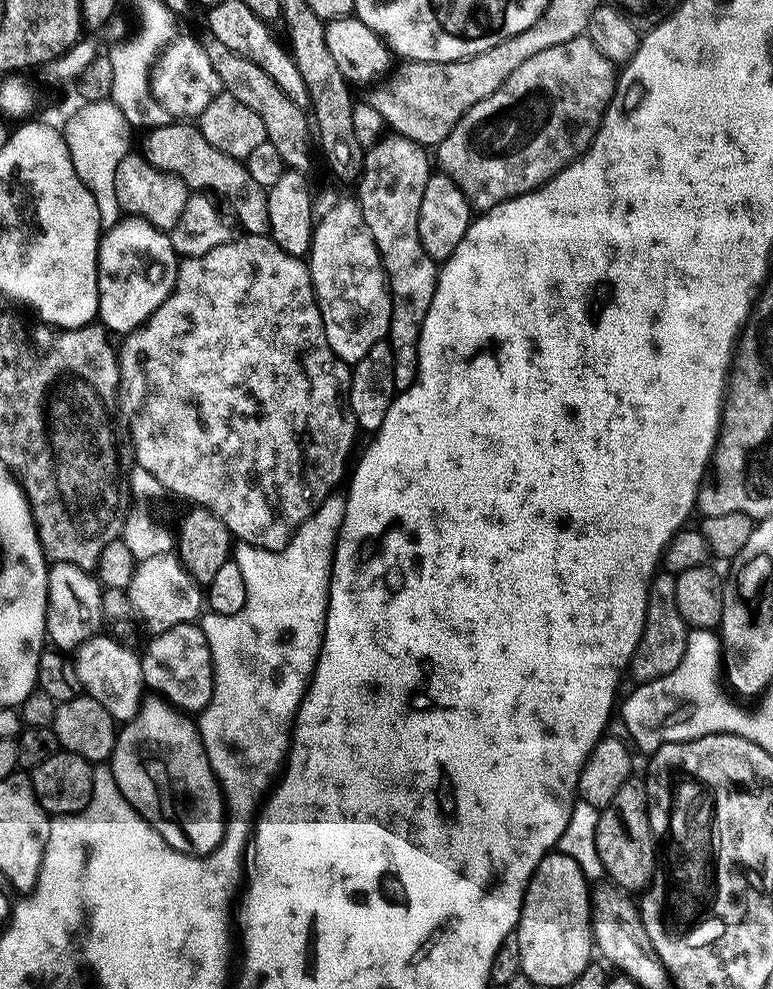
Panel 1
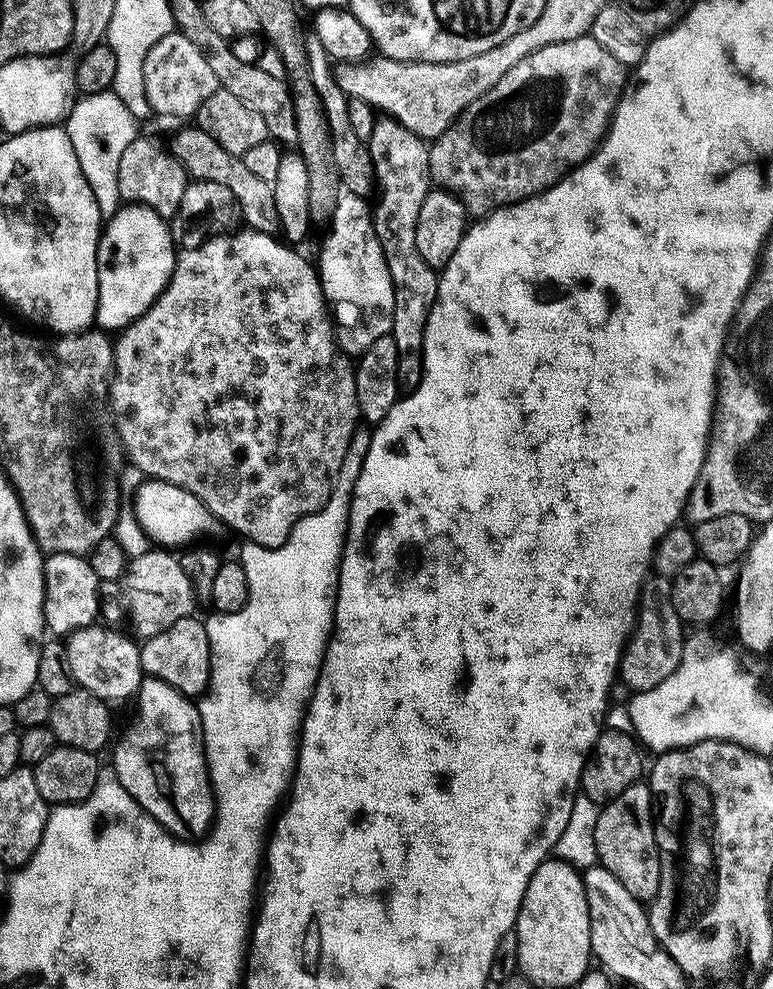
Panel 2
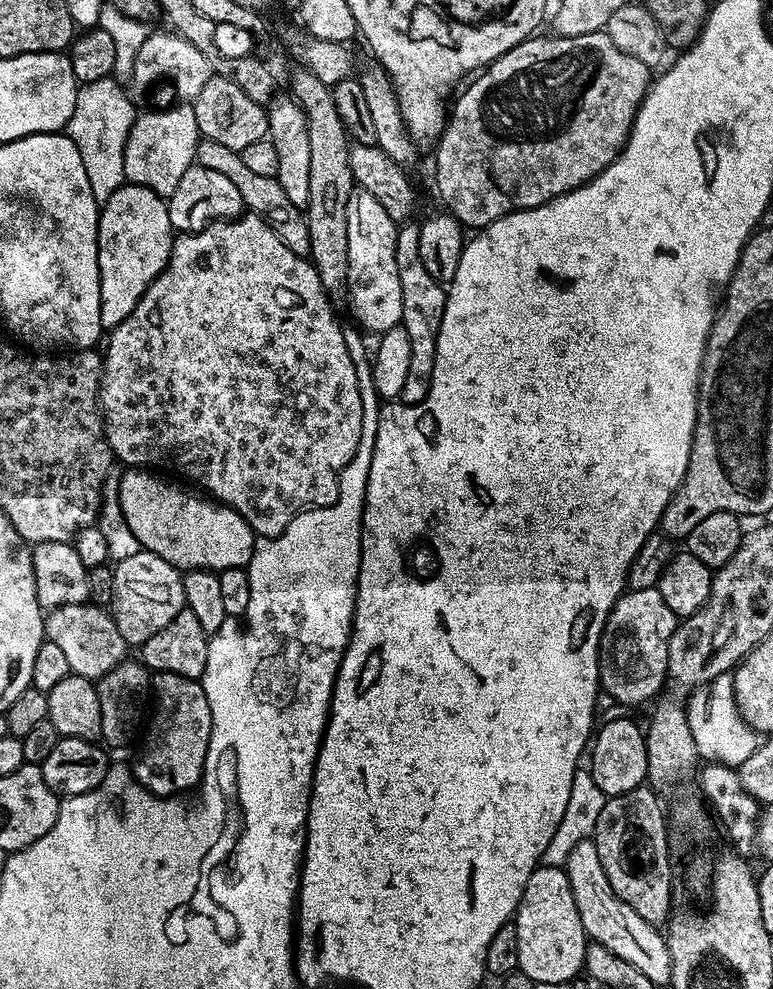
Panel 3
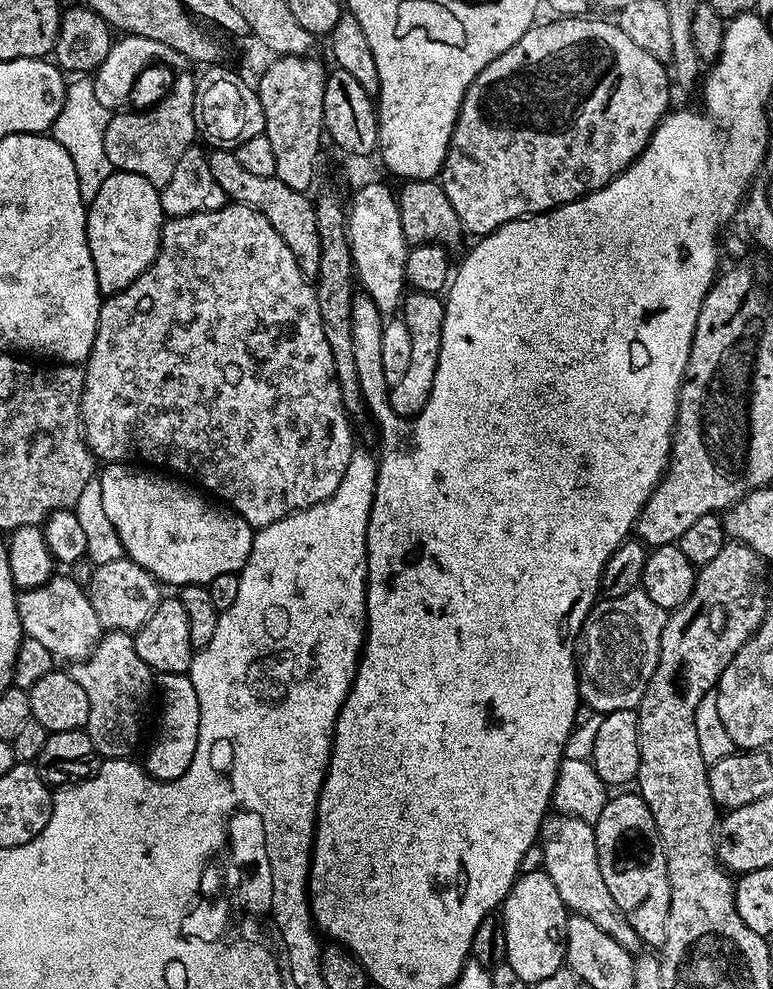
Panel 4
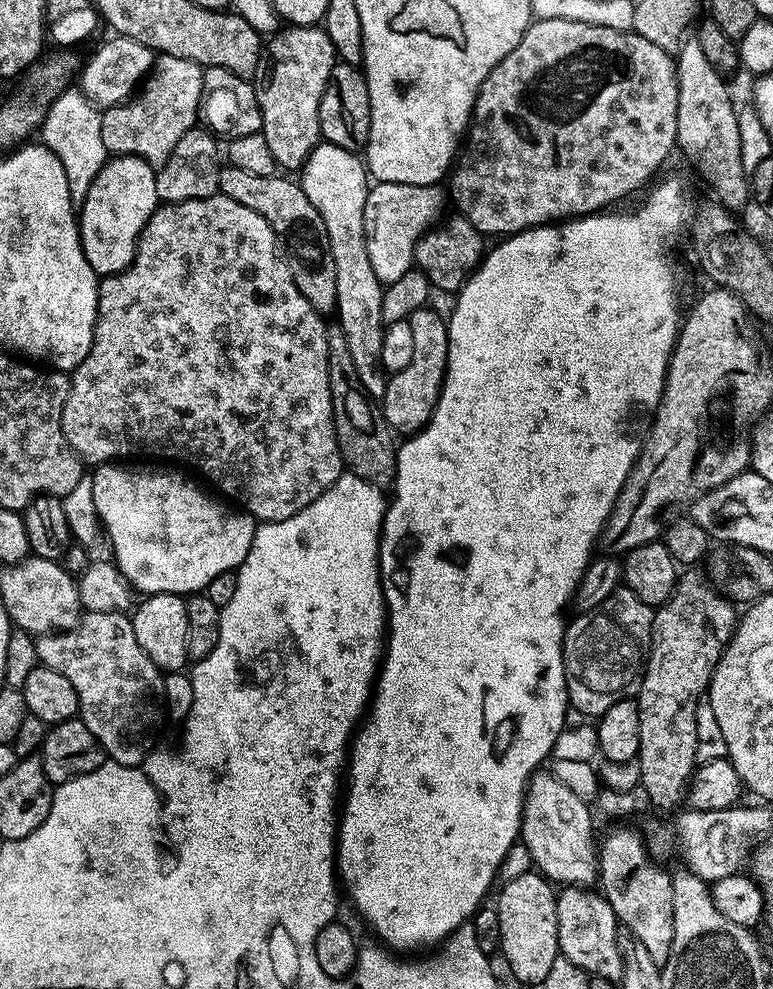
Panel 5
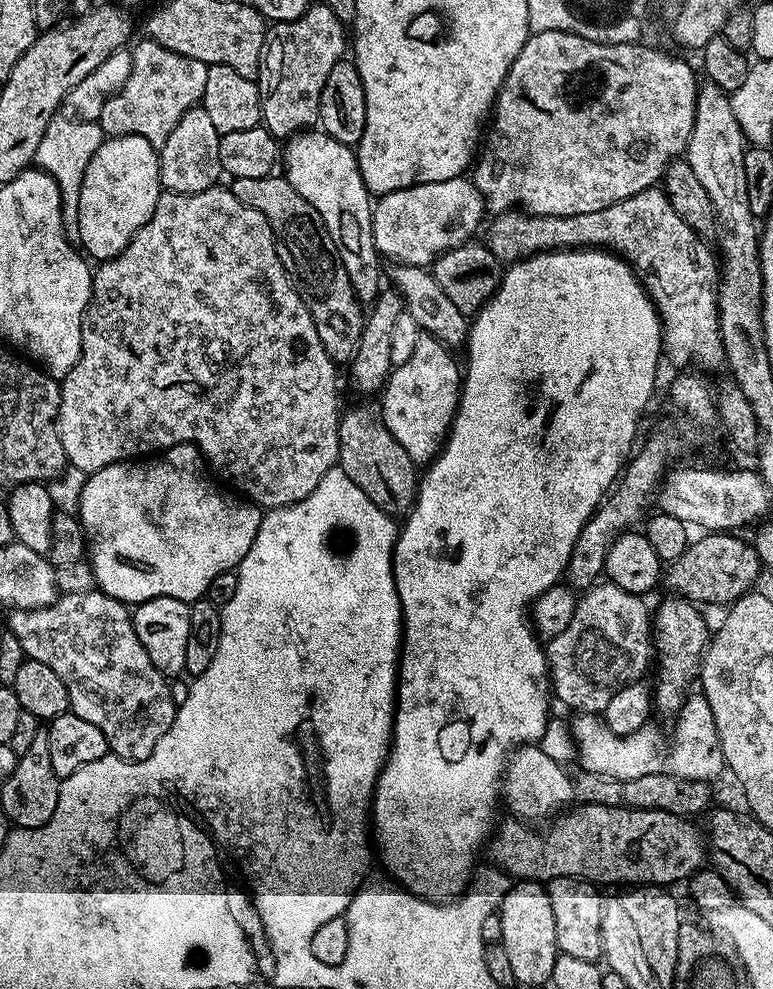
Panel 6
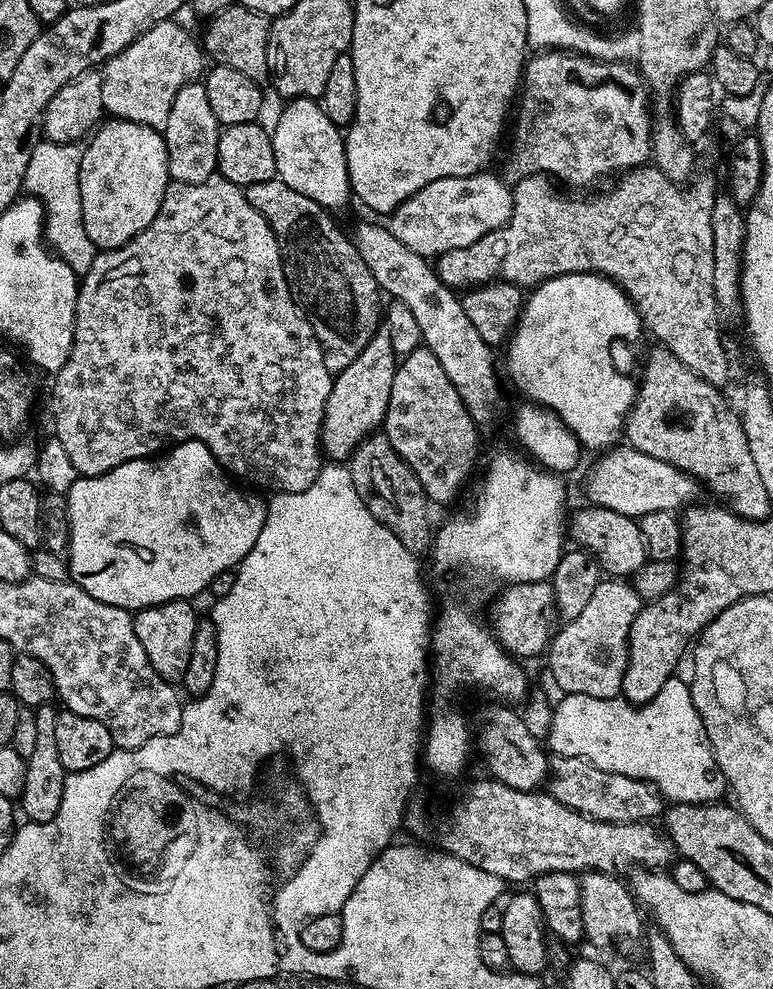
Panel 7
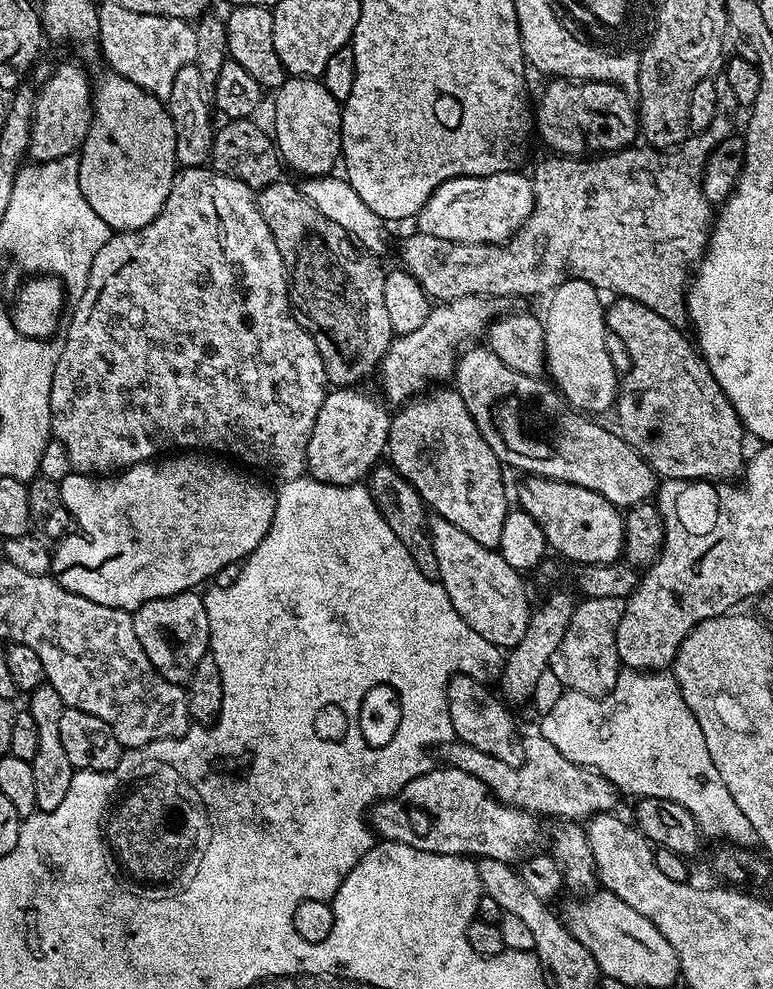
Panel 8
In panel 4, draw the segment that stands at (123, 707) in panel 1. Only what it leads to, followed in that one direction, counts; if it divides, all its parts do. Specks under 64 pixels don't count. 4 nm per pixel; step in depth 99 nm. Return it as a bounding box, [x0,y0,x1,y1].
[18,575,102,662]

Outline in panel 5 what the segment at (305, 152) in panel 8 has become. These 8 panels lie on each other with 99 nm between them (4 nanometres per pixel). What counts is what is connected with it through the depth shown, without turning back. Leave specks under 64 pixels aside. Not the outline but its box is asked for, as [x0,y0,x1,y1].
[298,142,388,397]

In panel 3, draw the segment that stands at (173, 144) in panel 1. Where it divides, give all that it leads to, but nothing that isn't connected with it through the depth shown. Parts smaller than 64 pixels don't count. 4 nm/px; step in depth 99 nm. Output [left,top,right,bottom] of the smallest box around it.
[195,139,310,258]

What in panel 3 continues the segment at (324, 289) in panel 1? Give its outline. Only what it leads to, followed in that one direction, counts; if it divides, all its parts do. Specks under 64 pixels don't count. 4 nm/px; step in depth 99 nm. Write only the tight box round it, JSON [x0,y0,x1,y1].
[346,190,402,334]

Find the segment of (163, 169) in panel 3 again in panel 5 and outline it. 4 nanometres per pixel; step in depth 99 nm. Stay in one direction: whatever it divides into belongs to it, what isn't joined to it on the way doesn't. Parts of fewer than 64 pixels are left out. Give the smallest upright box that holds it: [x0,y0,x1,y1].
[100,55,203,166]

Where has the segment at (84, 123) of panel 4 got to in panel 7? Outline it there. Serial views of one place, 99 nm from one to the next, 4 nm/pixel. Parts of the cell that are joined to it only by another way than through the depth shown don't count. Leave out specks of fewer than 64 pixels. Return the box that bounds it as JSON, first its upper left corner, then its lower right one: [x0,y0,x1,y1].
[24,138,94,274]

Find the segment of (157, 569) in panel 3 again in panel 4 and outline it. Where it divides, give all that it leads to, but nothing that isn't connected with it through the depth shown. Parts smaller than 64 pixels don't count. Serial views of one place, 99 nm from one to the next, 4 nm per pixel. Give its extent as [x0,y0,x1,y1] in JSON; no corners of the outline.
[90,559,162,634]

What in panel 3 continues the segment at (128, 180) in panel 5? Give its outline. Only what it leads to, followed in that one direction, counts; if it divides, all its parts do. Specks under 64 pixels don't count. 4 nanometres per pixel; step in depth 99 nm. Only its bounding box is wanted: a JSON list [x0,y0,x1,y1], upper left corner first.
[98,183,174,330]

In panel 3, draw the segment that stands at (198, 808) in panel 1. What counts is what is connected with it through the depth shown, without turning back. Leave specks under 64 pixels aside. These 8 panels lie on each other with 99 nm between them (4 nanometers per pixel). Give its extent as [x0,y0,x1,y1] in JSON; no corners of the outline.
[134,672,212,798]

